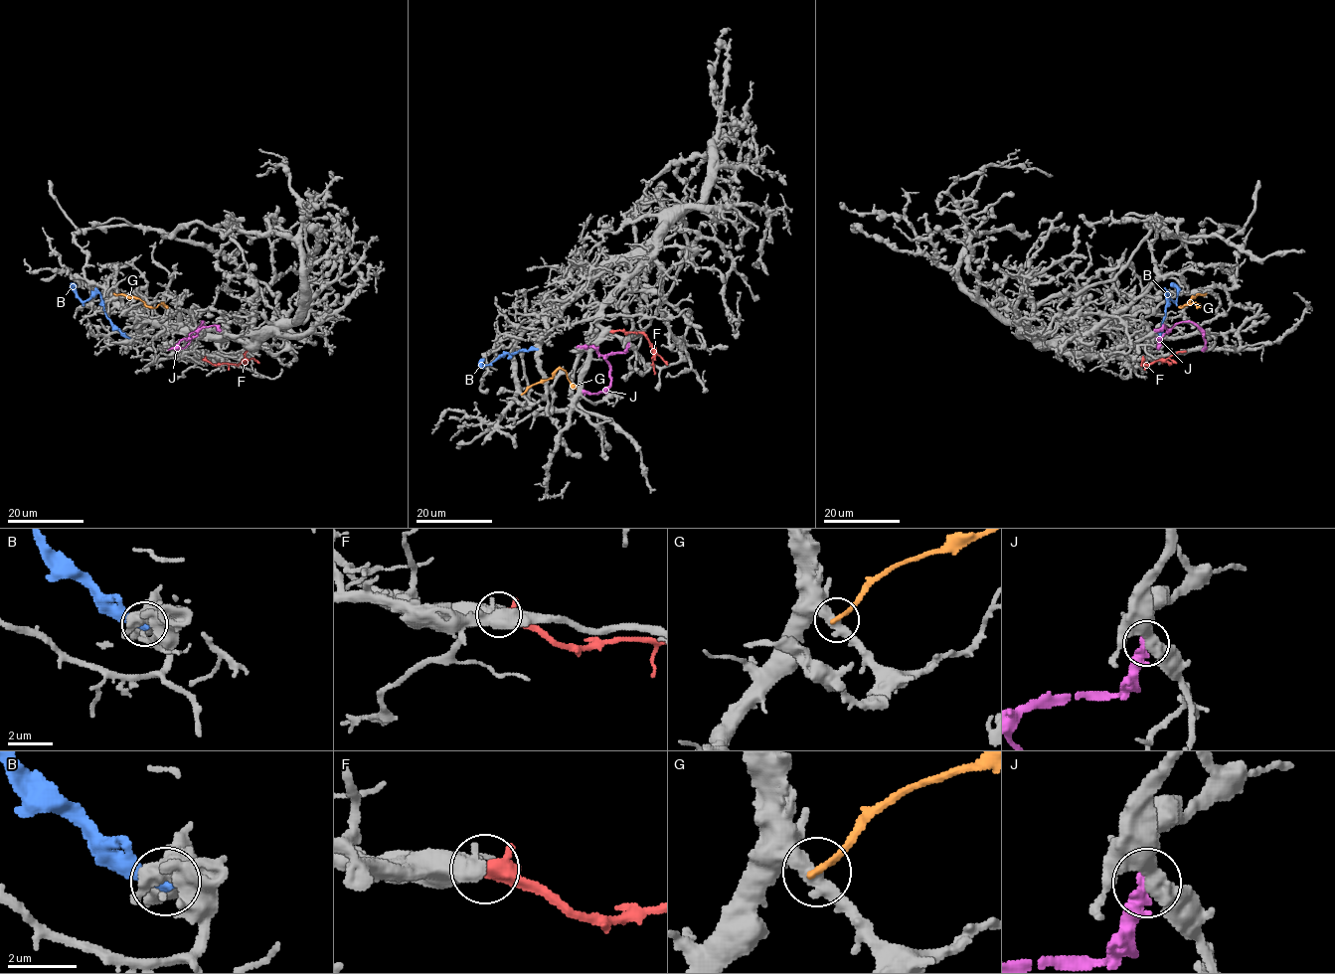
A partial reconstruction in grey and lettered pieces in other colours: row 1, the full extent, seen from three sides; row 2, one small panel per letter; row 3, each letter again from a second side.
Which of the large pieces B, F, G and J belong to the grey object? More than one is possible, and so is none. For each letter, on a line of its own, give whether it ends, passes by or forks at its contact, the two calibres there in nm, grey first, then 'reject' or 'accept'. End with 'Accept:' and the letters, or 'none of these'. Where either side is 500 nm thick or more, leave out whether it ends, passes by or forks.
B: 600/380 nm | reject
F: 440/550 nm | accept
G: it ends | 400/240 nm | reject
J: it ends | 440/440 nm | reject
Accept: F

